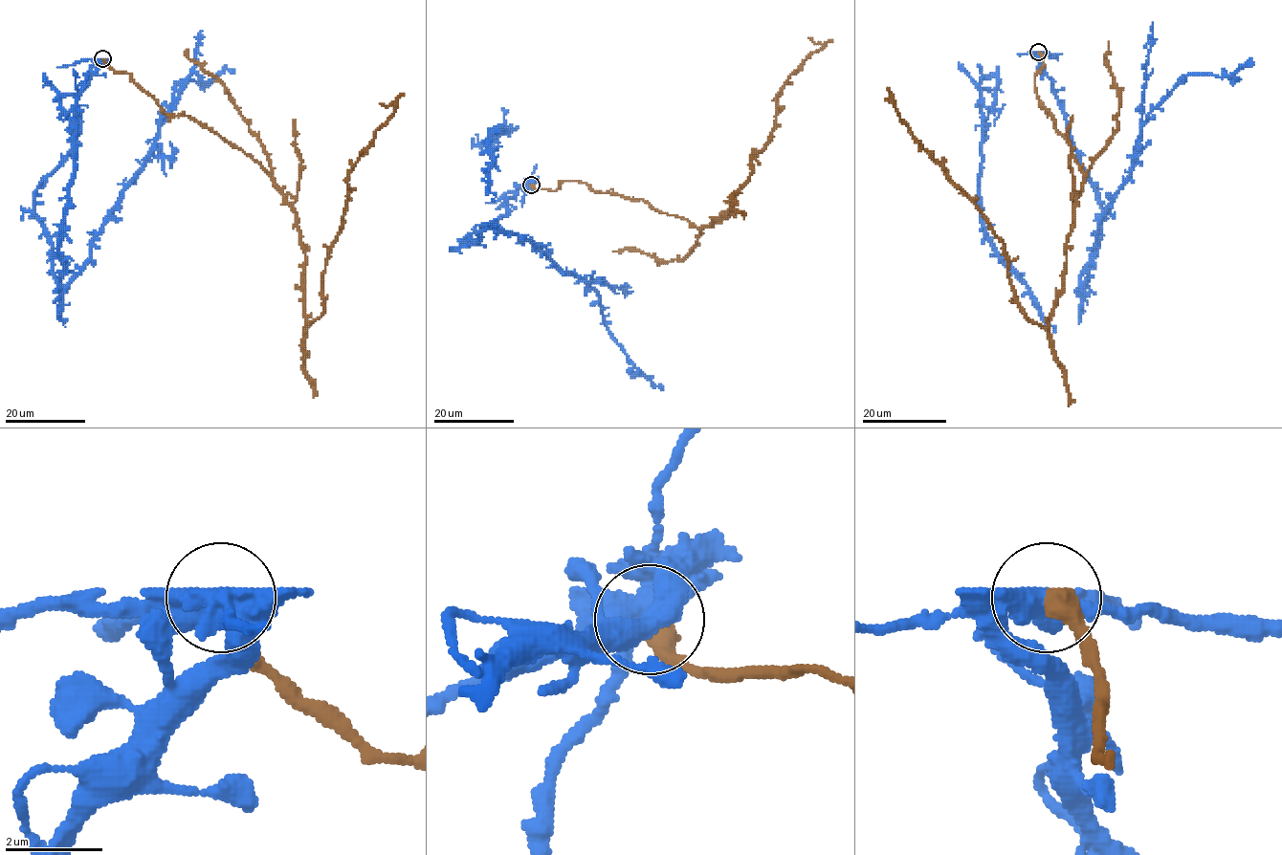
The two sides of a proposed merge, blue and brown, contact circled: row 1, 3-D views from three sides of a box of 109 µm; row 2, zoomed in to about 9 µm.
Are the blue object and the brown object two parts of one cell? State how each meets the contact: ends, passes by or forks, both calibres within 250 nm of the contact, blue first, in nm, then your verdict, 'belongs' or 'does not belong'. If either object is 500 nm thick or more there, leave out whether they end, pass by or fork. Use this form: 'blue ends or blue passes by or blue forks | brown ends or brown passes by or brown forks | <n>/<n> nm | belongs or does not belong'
blue forks | brown ends | 480/480 nm | does not belong

